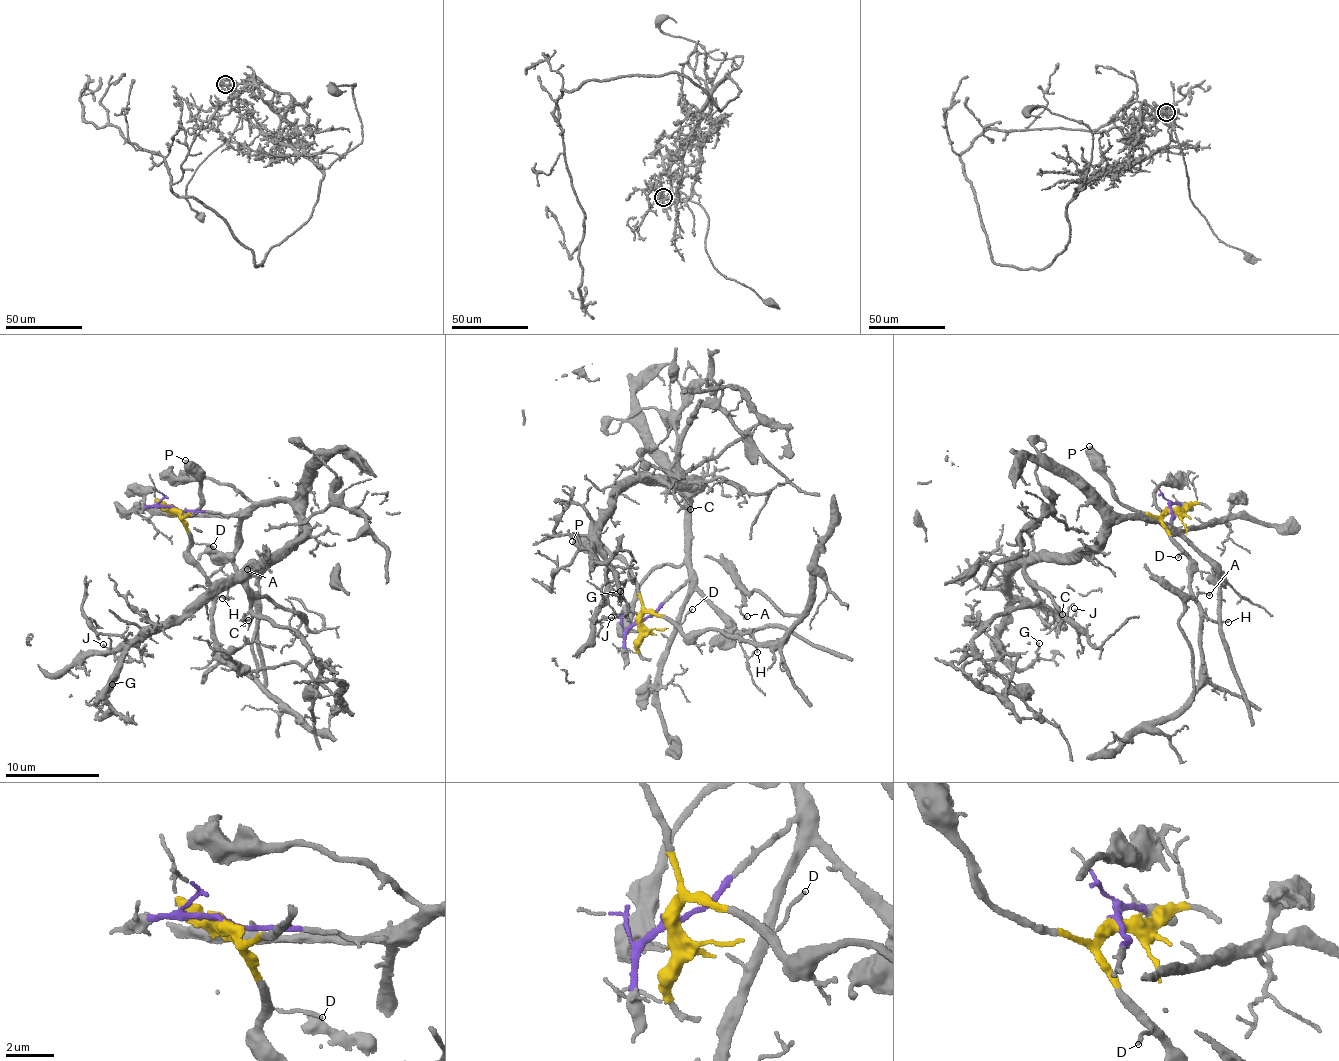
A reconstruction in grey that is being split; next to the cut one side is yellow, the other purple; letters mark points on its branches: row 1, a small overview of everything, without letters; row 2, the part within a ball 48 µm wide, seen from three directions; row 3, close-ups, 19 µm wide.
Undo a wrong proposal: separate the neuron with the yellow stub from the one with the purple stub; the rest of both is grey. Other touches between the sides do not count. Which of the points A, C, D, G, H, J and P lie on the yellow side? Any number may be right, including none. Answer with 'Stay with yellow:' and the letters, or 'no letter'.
Stay with yellow: A, D, H, P

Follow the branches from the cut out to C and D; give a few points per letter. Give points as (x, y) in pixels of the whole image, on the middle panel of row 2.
C: (639, 622), (687, 579), (689, 502), (698, 493), (695, 487), (649, 485), (647, 475), (691, 508)
D: (639, 622), (643, 614), (652, 613), (678, 623), (693, 608)

